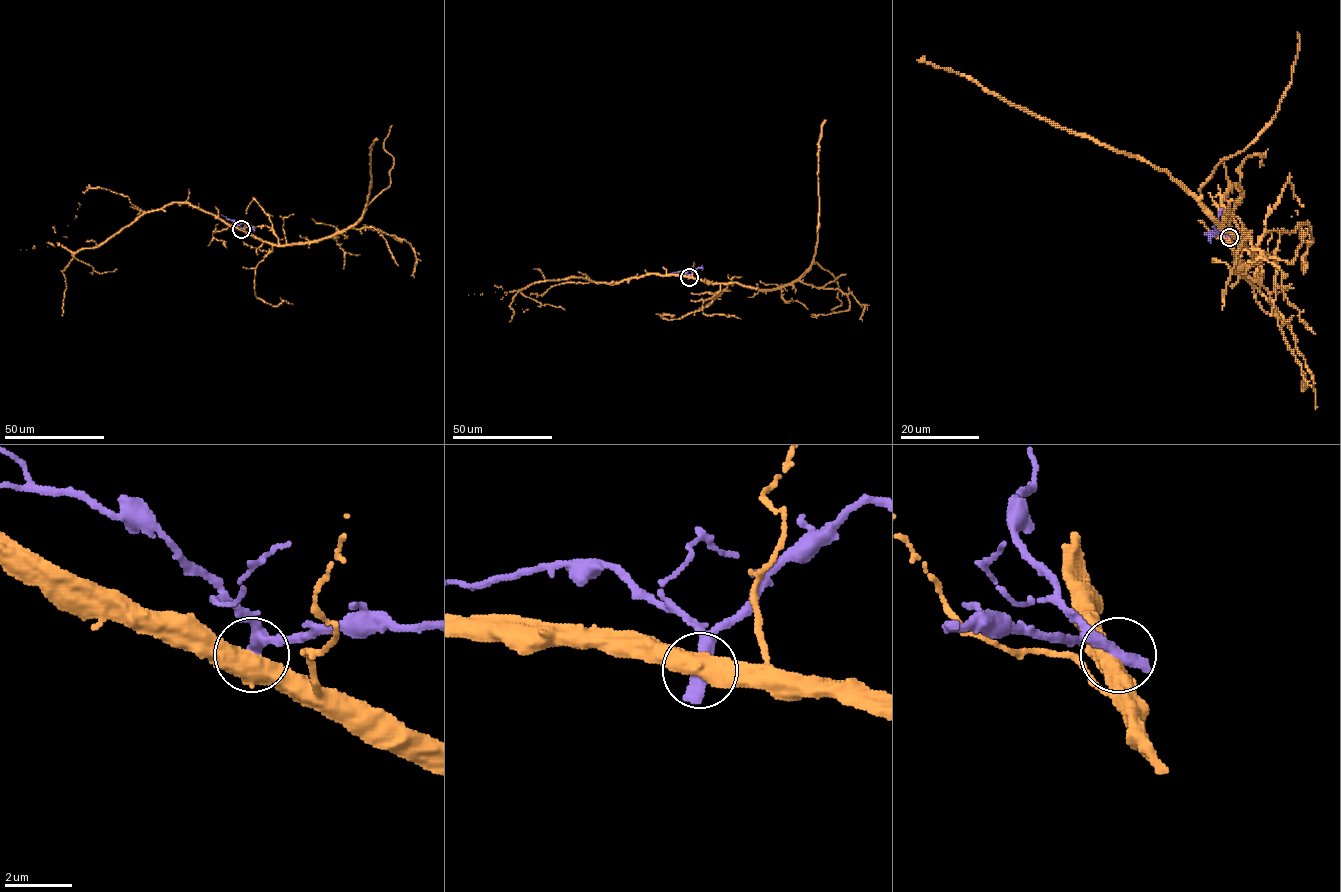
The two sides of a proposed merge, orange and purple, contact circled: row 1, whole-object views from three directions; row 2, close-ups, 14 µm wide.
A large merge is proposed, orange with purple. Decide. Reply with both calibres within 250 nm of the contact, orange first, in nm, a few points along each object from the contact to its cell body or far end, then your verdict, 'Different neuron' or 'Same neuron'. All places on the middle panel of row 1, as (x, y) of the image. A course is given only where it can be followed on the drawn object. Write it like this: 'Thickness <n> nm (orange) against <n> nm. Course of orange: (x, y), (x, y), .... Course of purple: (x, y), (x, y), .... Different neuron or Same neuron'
Thickness 550 nm (orange) against 550 nm. Course of orange: (688, 277), (761, 289), (780, 288), (802, 276), (811, 265), (817, 245), (819, 143), (826, 119). Course of purple: (688, 277), (683, 271), (669, 274). Different neuron

